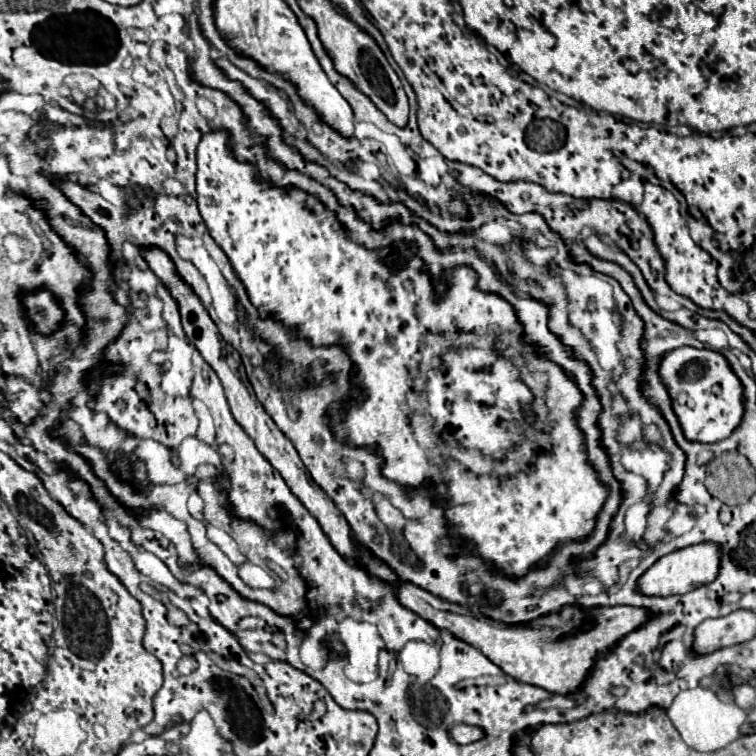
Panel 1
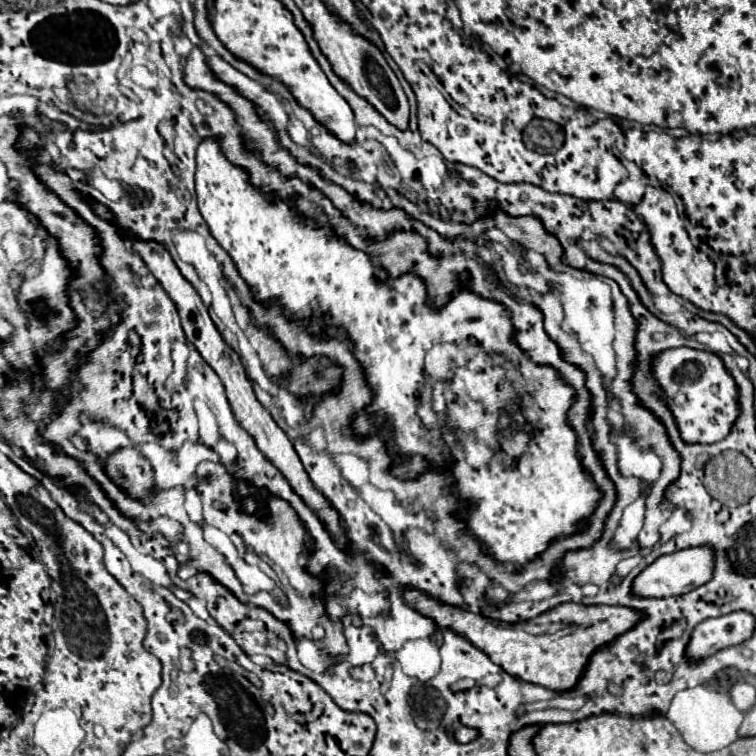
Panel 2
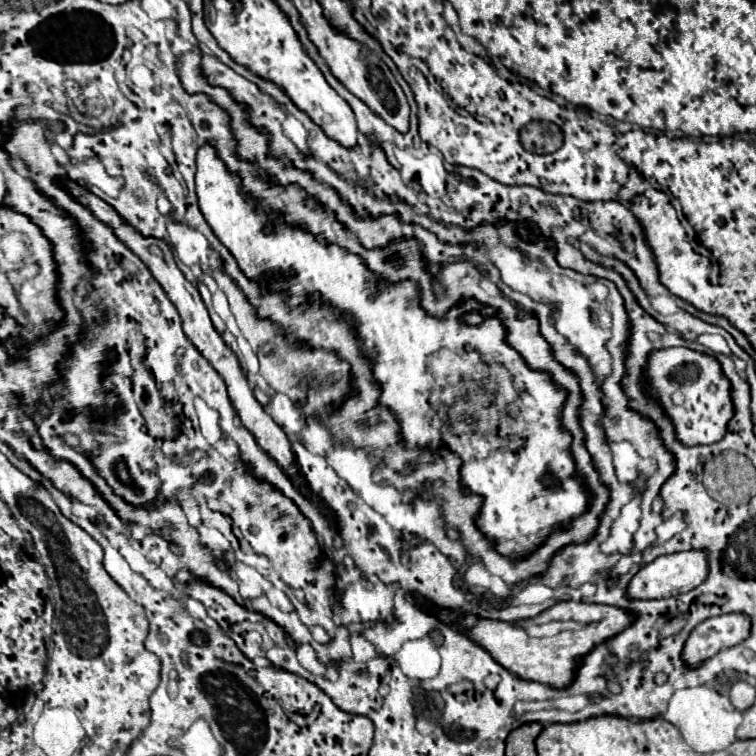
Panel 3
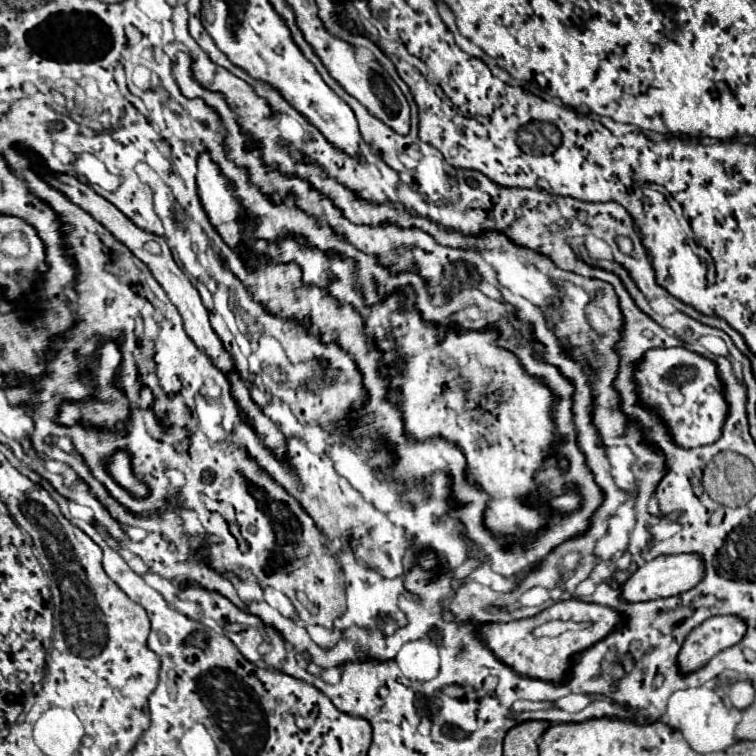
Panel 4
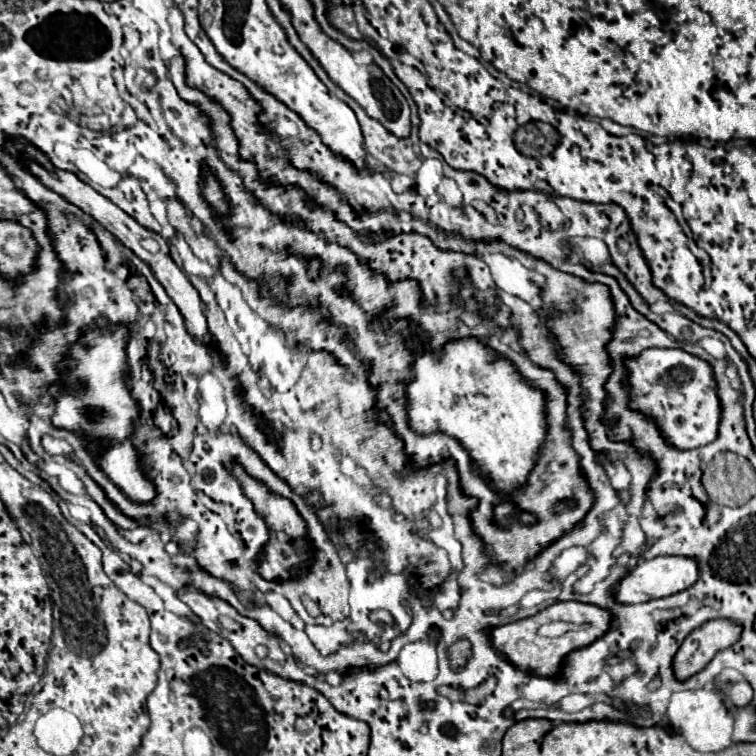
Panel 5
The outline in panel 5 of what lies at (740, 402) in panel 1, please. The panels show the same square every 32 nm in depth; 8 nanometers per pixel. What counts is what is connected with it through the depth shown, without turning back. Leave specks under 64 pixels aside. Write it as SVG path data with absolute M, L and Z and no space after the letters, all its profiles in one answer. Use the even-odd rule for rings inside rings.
M648 348L648 352L642 352L636 360L628 360L626 366L630 372L628 376L630 394L632 394L630 406L650 416L672 446L690 450L690 448L706 446L718 438L718 428L722 420L722 402L718 398L718 384L714 380L714 370L706 360L682 348Z

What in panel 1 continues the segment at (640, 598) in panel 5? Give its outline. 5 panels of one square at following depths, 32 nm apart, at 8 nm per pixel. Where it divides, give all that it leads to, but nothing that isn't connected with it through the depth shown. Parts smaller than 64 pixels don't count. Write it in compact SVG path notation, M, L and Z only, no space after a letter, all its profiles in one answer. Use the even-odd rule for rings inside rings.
M700 542L694 546L686 546L676 550L668 556L662 556L644 576L640 576L640 592L646 596L672 596L672 594L686 594L702 584L710 584L716 580L722 562L722 548L716 542Z

